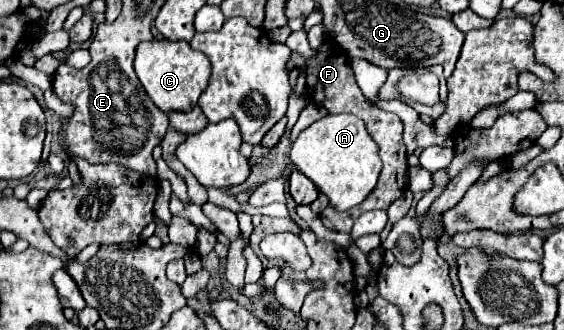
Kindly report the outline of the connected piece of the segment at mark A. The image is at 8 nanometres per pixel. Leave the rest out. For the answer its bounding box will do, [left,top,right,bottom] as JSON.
[290,113,380,211]

